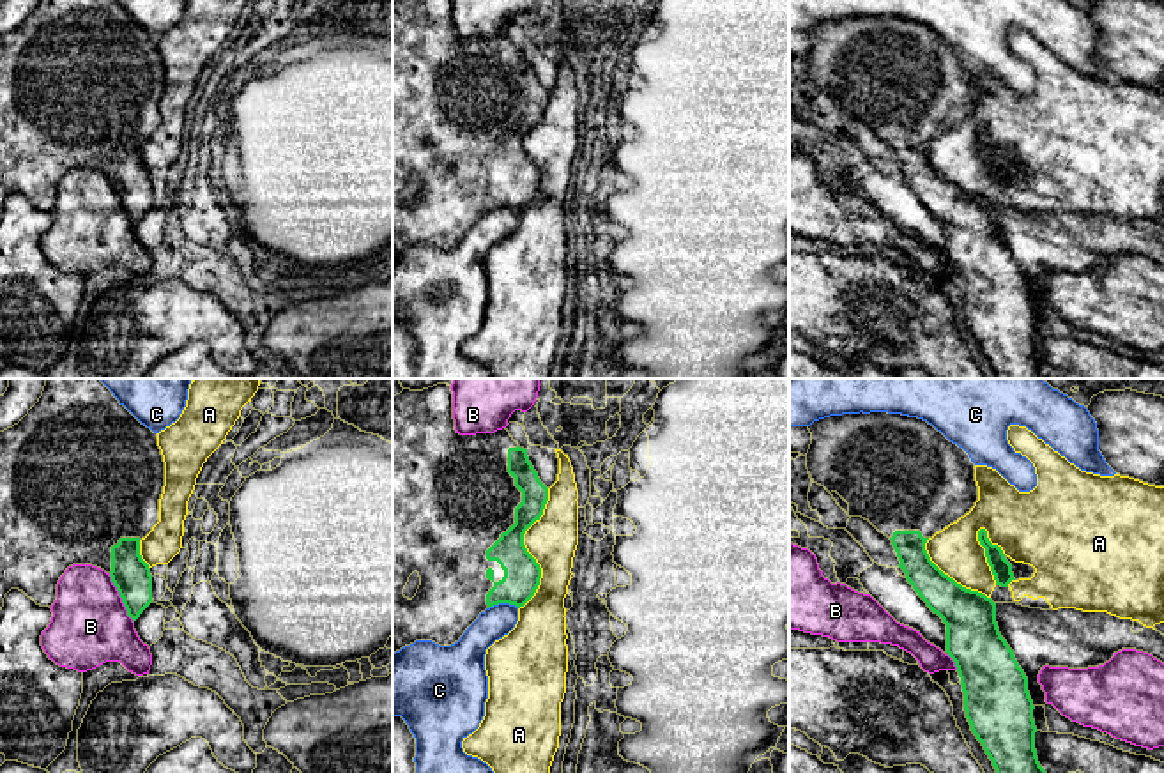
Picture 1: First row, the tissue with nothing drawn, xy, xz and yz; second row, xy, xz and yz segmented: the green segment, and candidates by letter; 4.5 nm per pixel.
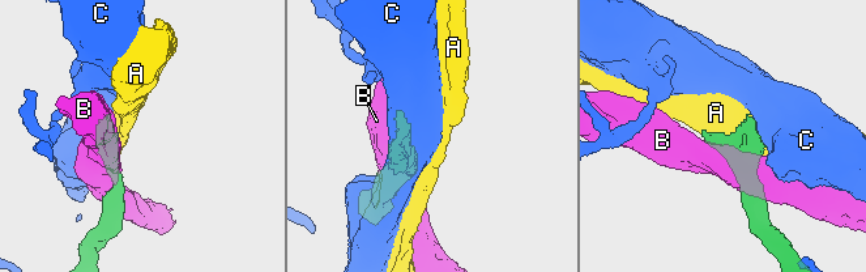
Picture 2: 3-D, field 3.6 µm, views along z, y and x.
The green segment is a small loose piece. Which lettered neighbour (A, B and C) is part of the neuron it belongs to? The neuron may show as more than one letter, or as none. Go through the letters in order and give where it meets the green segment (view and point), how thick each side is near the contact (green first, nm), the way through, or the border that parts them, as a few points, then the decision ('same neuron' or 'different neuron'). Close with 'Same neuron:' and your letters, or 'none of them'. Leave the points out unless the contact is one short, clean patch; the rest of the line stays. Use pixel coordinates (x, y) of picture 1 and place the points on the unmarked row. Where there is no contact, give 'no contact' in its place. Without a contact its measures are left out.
A: xz (526, 153) | 170/220 nm | different neuron
B: xy (121, 200) | 180/360 nm | different neuron
C: xz (503, 206) | 170/150 nm | along xz (519, 211), (494, 207), (489, 213) | different neuron
Same neuron: none of them

